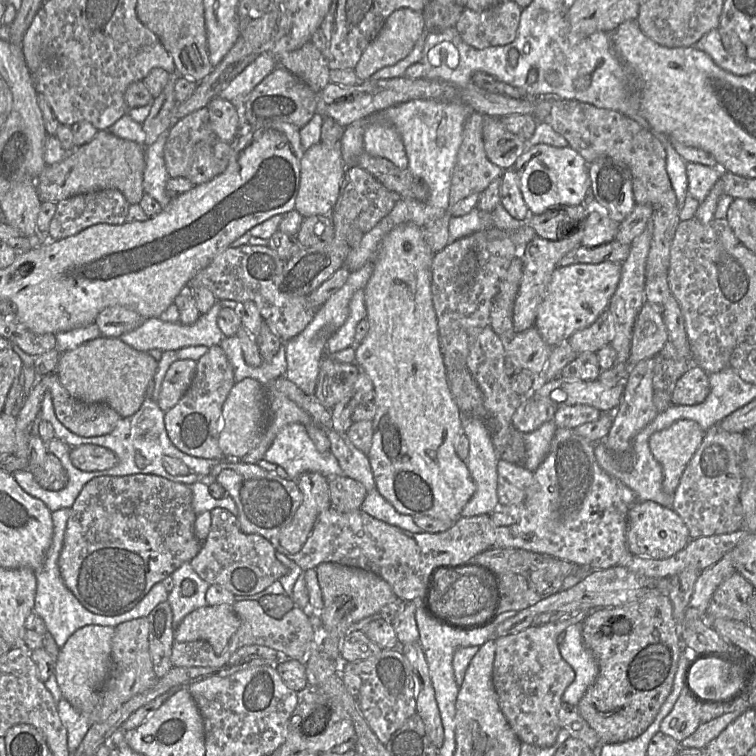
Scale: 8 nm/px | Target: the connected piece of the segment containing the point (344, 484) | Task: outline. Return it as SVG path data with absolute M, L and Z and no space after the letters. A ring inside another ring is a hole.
M346 475L328 479L331 507L339 512L352 512L361 509L368 492L364 485Z

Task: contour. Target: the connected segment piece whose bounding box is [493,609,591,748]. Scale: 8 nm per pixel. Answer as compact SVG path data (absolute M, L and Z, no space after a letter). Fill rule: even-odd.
M577 609L552 613L551 620L545 625L533 625L517 634L496 639L493 685L498 695L500 709L520 742L540 748L554 745L557 735L562 728L557 714L563 703L563 693L575 679L574 670L560 654L558 636L565 632L569 626L582 623L590 612L589 610Z

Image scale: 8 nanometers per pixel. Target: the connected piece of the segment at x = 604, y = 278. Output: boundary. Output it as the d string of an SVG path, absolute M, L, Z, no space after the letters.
M576 263L560 265L553 272L543 301L538 307L534 327L550 346L568 341L576 332L593 324L609 308L621 277L621 263Z

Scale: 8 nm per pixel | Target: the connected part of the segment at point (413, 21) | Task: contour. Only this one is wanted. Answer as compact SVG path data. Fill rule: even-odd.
M408 8L395 10L386 19L378 35L364 49L354 72L367 80L381 68L405 57L425 29L421 12Z

